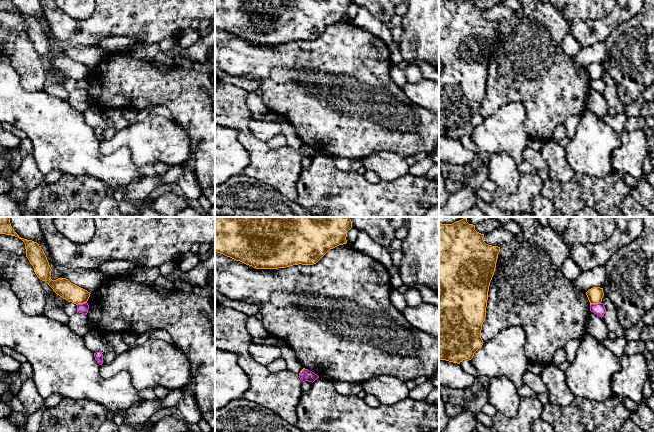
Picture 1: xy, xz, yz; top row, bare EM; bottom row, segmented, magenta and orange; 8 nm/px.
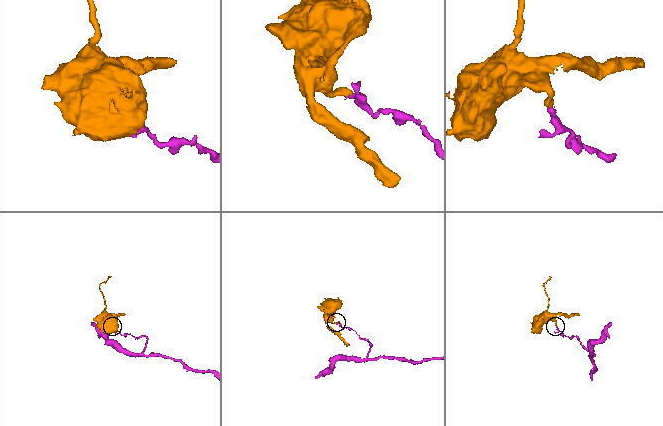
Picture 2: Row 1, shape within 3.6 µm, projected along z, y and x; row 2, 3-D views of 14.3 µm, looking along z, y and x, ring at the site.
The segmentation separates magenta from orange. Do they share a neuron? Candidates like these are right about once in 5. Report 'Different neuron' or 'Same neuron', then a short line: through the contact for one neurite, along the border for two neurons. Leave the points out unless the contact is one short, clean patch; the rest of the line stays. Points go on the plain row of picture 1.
Different neuron. Line: yz (600, 78), (590, 81)

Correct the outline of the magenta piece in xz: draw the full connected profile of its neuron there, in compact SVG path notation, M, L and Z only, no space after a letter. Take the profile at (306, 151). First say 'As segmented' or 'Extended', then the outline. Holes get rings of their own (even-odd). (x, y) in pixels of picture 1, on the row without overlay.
As segmented. M304 145L300 150L299 150L299 154L302 158L308 157L308 158L314 158L316 155L319 154L319 152L317 150L315 150L314 148L308 146L308 145Z

